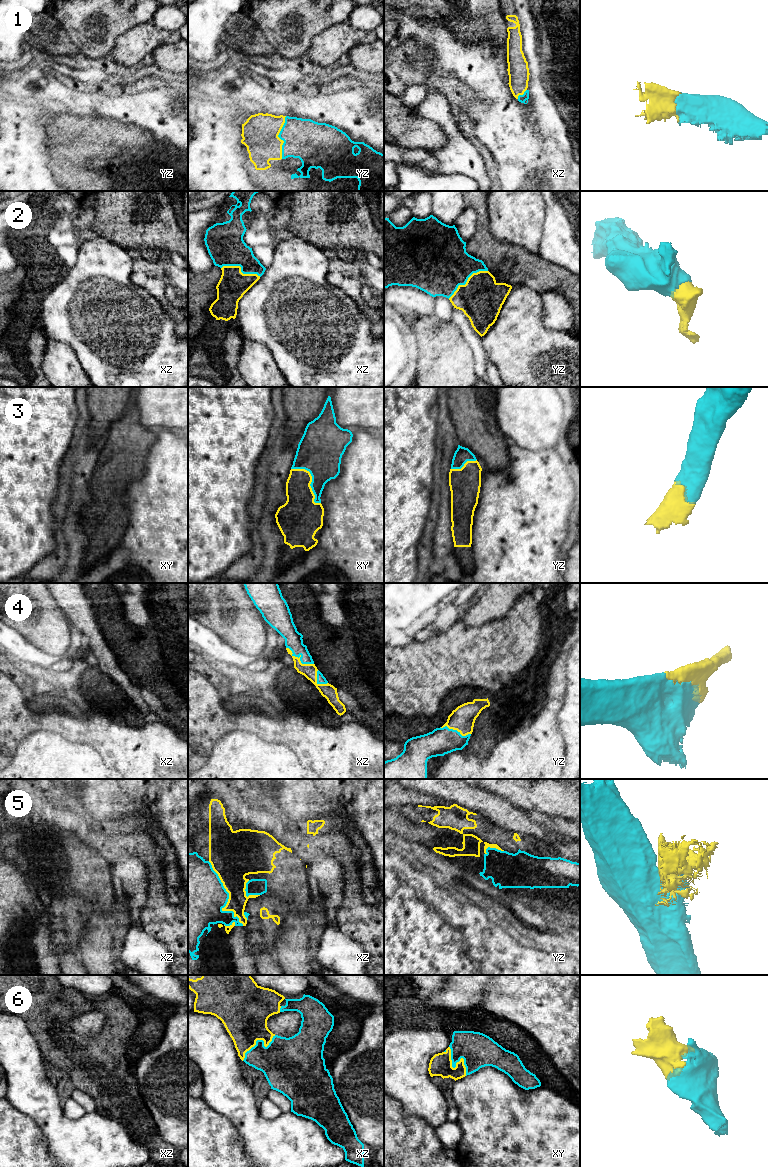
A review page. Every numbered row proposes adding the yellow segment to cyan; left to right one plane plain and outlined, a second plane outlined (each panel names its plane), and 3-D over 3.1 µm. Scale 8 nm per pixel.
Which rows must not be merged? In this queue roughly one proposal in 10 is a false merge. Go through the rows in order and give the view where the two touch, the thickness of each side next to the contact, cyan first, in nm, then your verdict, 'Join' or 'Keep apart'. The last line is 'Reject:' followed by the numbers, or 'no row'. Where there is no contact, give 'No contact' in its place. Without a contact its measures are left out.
1: Touches cyan in yz. Thickness 320 nm (cyan) against 300 nm. Join
2: Touches cyan in yz. Thickness 460 nm (cyan) against 360 nm. Join
3: Touches cyan in xy. Thickness 360 nm (cyan) against 260 nm. Join
4: Touches cyan in xz. Thickness 140 nm (cyan) against 110 nm. Join
5: Touches cyan in xz. Thickness 440 nm (cyan) against 260 nm. Keep apart
6: Touches cyan in xy. Thickness 280 nm (cyan) against 180 nm. Join
Reject: 5

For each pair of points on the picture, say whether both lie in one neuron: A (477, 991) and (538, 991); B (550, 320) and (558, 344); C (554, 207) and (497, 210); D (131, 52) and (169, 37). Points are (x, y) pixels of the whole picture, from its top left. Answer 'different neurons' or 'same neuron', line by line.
A: different neurons
B: different neurons
C: different neurons
D: same neuron

